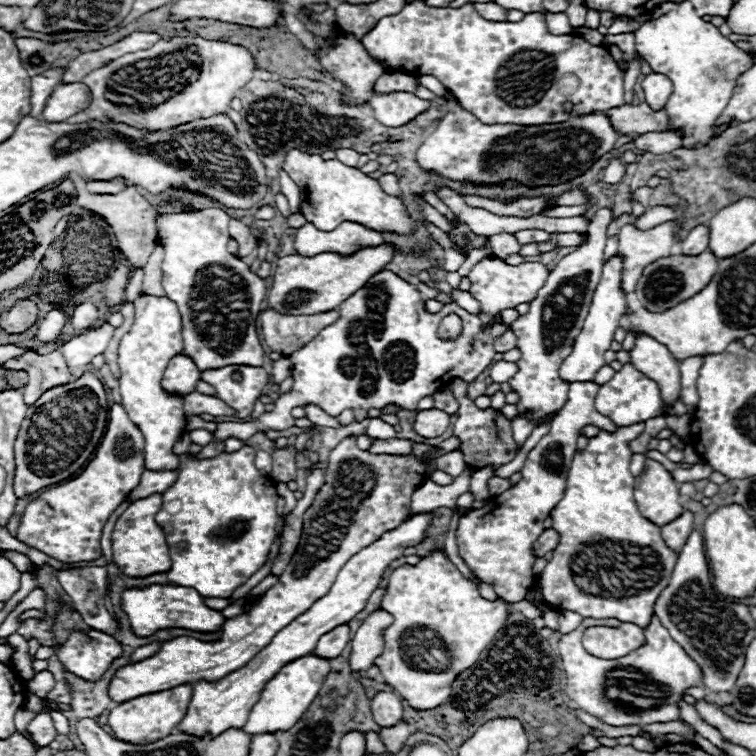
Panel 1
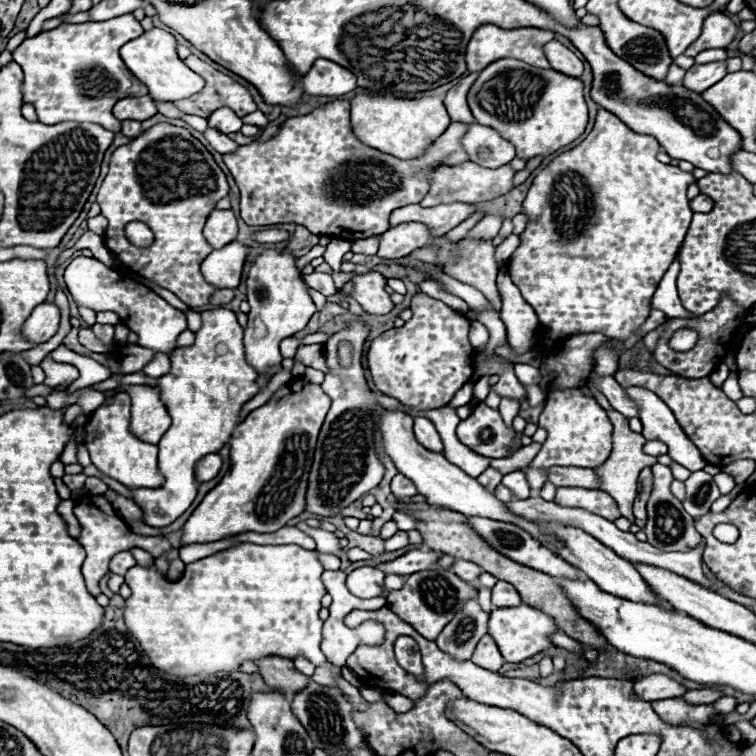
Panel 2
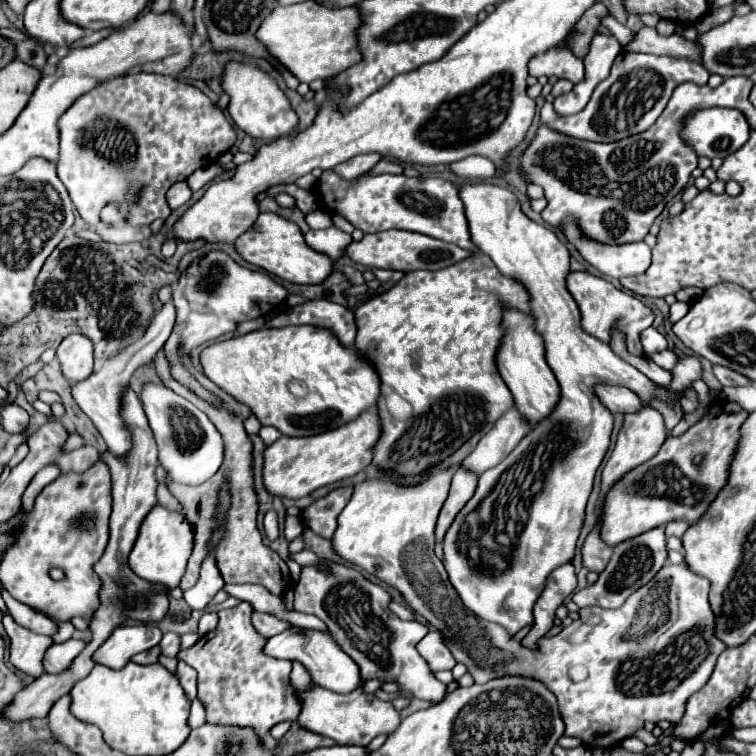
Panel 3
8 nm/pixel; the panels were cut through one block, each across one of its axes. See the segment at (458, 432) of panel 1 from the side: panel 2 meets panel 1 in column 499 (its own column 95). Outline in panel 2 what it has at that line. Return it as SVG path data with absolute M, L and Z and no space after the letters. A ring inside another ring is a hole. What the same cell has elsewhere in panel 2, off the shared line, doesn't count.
M118 392L112 402L94 410L86 422L86 448L92 464L108 478L124 484L126 488L160 488L164 476L158 472L158 446L138 440L128 430L130 424L130 396Z

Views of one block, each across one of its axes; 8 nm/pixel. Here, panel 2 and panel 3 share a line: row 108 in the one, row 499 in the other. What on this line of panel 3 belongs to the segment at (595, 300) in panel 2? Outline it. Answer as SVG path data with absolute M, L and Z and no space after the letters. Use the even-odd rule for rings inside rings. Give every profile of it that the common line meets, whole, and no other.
M644 406L640 412L636 414L628 414L624 416L624 426L618 432L618 440L614 446L614 452L610 454L604 470L602 470L602 492L600 492L600 502L604 500L604 496L608 494L608 490L630 470L634 470L636 466L648 462L652 456L658 454L660 446L666 440L666 428L664 428L664 420L662 414L658 410L654 410L652 406Z

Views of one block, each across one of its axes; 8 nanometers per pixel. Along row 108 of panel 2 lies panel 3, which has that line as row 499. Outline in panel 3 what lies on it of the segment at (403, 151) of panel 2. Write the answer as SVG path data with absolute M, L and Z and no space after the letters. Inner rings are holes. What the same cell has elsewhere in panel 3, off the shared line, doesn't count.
M438 466L436 470L424 474L422 480L412 486L396 484L386 478L370 478L360 482L354 488L350 502L338 516L338 528L332 538L334 550L346 562L374 574L382 582L400 590L410 608L444 634L450 652L458 662L466 664L476 684L484 684L490 678L500 678L508 674L530 676L544 682L548 690L558 698L560 714L566 724L564 734L582 738L584 746L592 744L594 748L612 748L628 738L636 728L642 728L644 722L678 722L684 714L686 700L708 682L718 656L726 648L724 642L720 642L720 638L716 638L714 634L716 620L708 604L710 582L706 578L698 578L698 574L692 574L686 562L666 564L620 608L582 608L580 618L566 626L558 636L546 636L538 642L538 650L528 650L518 640L510 638L502 626L480 620L462 606L454 586L448 582L444 564L434 554L436 518L444 500L448 498L450 480L456 470L458 466Z

